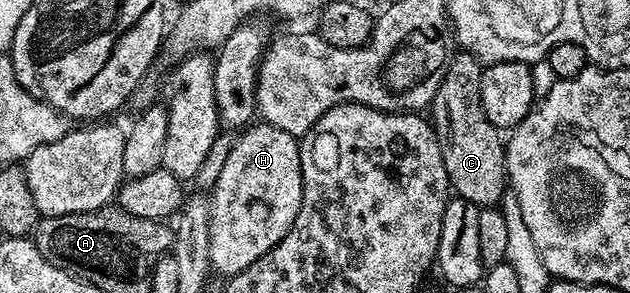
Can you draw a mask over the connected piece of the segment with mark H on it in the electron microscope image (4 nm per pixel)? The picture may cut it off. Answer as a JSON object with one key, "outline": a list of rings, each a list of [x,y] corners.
{"outline":[[[264,121],[248,126],[236,138],[218,179],[223,181],[223,185],[215,185],[210,198],[209,263],[215,273],[232,277],[271,250],[288,233],[297,217],[303,198],[303,172],[296,136]]]}

